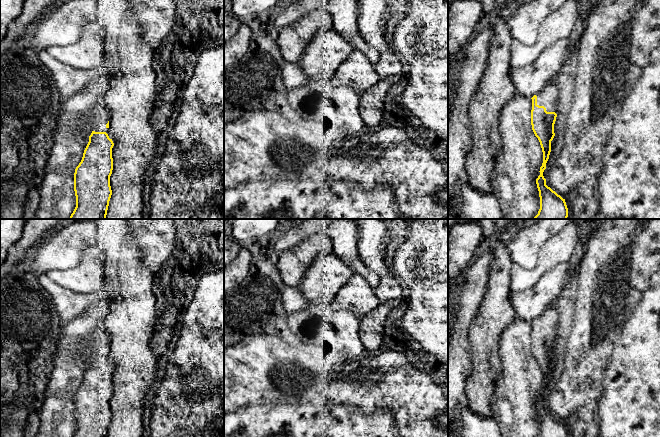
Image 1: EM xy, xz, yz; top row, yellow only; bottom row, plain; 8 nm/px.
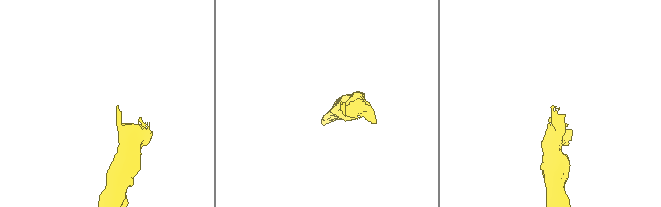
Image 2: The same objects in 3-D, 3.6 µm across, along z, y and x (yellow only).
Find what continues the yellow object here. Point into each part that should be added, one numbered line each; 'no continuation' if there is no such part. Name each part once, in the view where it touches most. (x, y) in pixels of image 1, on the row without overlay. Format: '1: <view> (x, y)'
1: yz (548, 321)

